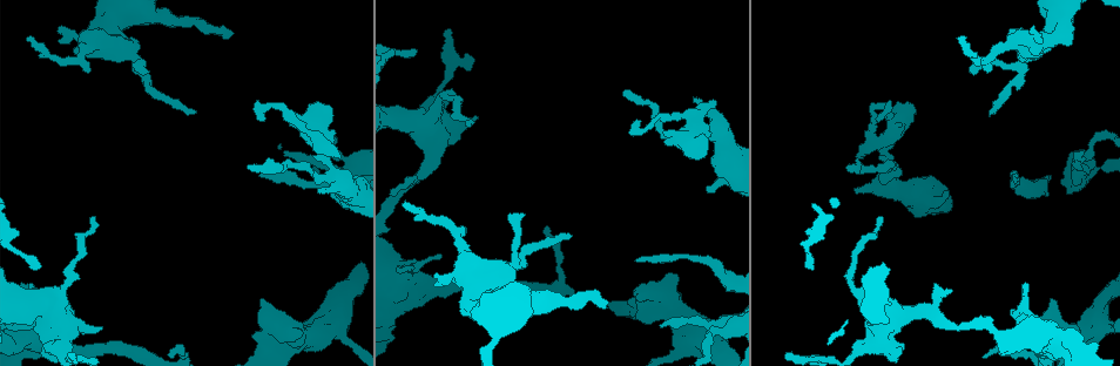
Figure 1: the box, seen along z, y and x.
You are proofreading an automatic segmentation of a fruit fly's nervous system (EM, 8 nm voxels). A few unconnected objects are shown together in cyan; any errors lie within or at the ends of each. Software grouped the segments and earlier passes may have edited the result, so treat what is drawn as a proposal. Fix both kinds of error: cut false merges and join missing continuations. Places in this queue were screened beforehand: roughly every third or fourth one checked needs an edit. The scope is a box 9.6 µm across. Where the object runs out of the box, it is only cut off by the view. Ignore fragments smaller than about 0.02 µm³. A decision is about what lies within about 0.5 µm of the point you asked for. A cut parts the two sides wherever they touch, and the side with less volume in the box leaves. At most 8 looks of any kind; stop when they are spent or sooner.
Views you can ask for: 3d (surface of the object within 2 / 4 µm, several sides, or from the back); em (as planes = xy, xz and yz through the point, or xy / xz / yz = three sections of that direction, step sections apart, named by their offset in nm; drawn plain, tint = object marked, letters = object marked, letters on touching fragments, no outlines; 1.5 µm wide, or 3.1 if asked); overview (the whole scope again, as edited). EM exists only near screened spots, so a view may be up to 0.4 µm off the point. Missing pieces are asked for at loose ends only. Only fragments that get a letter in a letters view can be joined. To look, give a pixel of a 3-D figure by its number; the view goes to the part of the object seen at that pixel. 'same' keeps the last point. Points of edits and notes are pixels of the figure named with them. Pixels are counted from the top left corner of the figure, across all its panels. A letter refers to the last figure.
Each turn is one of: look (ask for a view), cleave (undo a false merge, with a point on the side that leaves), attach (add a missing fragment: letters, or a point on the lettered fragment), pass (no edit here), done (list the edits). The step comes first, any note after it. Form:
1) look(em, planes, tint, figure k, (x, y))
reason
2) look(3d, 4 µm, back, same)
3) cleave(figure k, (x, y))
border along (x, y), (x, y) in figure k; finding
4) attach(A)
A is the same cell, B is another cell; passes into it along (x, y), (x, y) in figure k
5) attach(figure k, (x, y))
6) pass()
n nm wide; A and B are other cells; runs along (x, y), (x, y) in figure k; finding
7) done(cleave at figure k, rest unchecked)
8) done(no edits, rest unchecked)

look(3d, 2 µm, figure 1, (28, 38))
free end

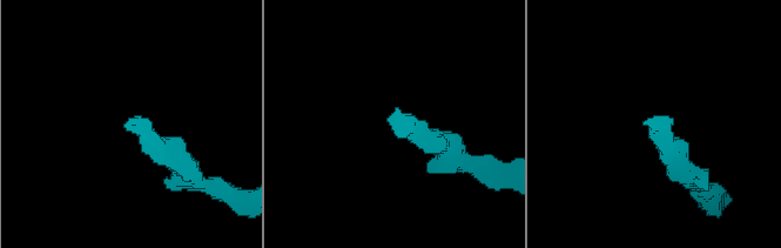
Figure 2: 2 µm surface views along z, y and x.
look(em, planes, letters, figure 2, (134, 123))

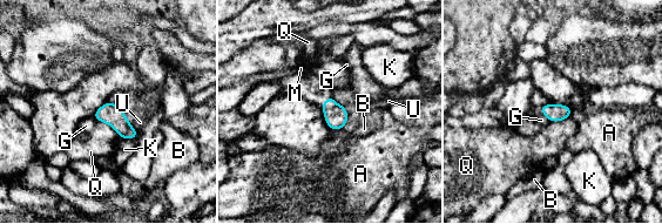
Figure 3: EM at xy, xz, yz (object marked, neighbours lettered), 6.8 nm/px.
pass()
130 nm wide; Q touches over 200 nm; A, B, G, K, M, Q and U are other cells; no lettered fragment goes on from it

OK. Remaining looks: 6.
look(3d, 2 µm, figure 1, (989, 67))
an open end

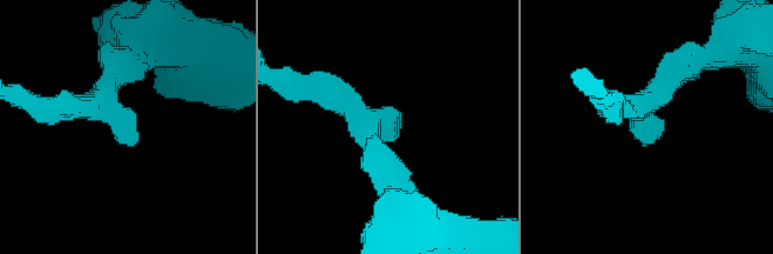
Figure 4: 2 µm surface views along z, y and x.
look(em, xy, step 4, letters, figure 4, (397, 136))
arms of 200, 220 nm

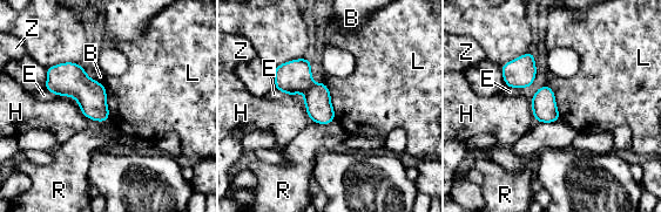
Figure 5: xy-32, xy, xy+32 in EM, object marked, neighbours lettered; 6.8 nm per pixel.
look(em, planes, letters, same)

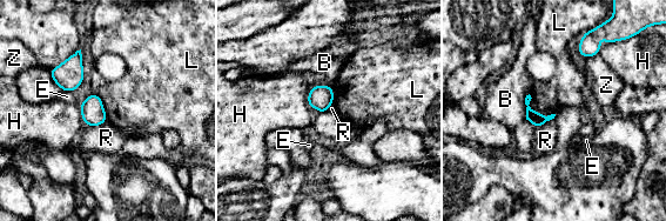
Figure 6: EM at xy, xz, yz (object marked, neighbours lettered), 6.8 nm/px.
pass()
B, E, H, L, R and Z are other cells; border along (529, 94), (533, 109), (554, 114) in figure 6; none of them fits

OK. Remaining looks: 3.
look(3d, 4 µm, figure 1, (1023, 284))
an open end

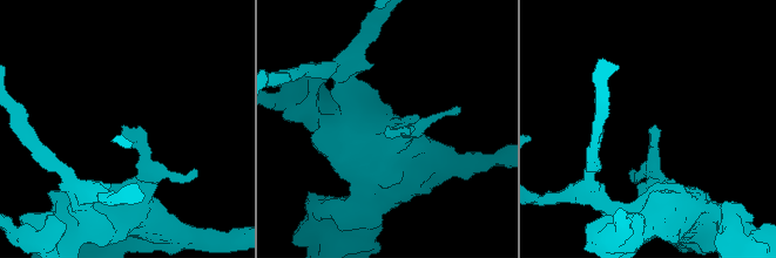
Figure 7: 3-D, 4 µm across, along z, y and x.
look(em, planes, letters, figure 7, (656, 125))

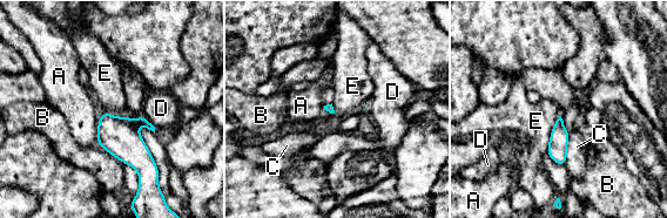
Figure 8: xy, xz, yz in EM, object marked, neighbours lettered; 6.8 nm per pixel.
pass()
A, B, C, D and E are other cells; border along (560, 115), (553, 124), (546, 152) in figure 8; no lettered fragment goes on from it

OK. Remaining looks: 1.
look(em, planes, letters, figure 1, (84, 333))
stops while still wide

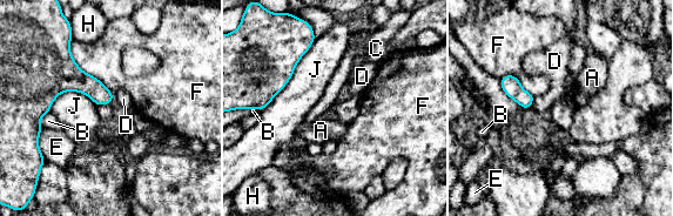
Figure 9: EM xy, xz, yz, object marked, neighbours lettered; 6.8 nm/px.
pass()
A, B, C, D, E, F, H and J are other cells; border along (536, 96), (526, 109) in figure 9; none of them fits

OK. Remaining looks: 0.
done(no edits, rest unchecked)

